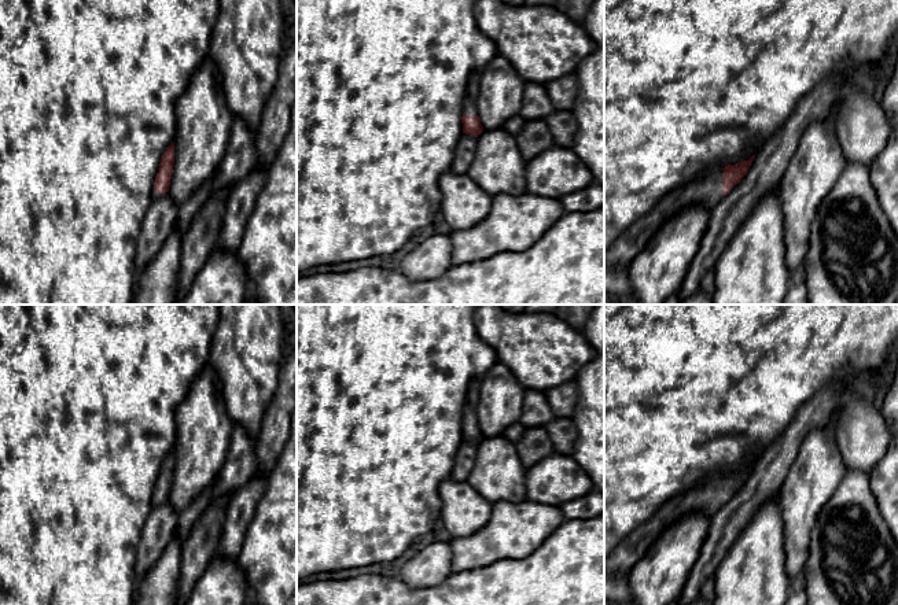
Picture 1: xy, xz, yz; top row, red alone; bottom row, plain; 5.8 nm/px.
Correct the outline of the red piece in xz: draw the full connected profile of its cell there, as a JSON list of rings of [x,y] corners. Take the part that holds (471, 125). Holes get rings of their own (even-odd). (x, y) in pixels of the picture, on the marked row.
[[[474,86],[467,89],[463,100],[463,133],[478,137],[483,132],[483,126],[479,121]]]

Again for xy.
[[[170,144],[161,158],[159,169],[157,171],[155,182],[151,191],[152,200],[159,199],[169,193],[173,165],[174,165],[174,144]]]

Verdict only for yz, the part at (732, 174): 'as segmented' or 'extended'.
extended

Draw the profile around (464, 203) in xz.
[[[446,171],[438,178],[442,193],[439,213],[452,230],[465,230],[483,221],[492,209],[493,195],[467,174]]]

